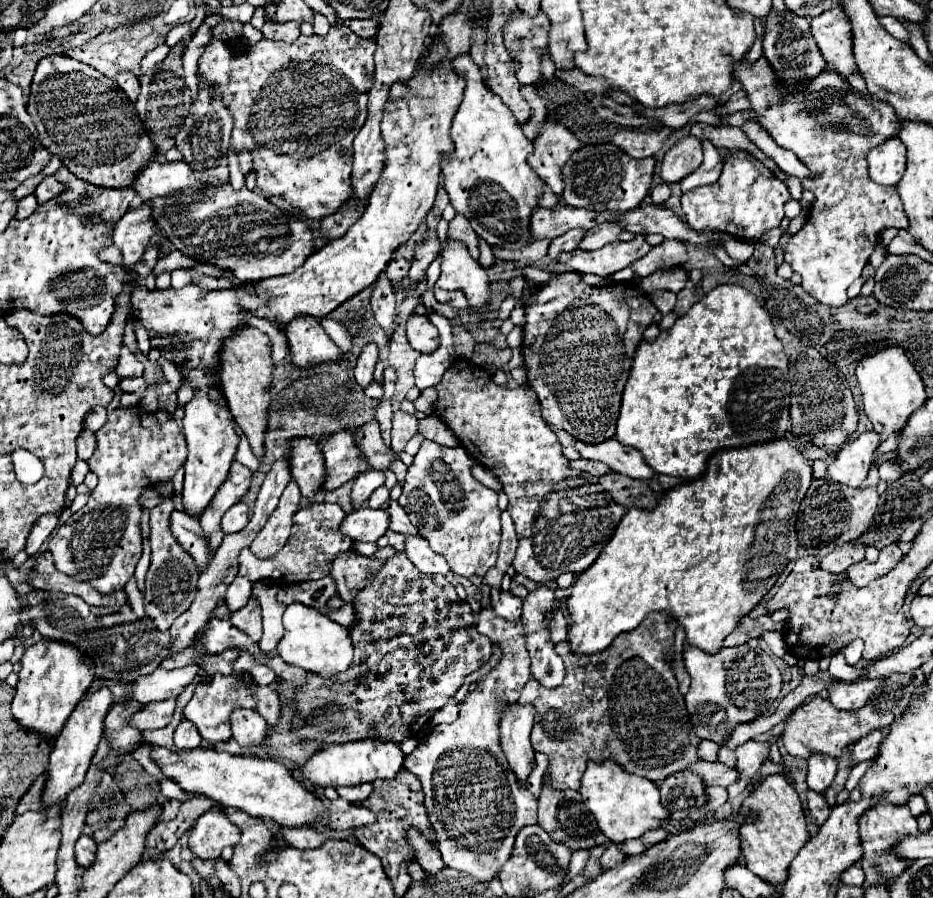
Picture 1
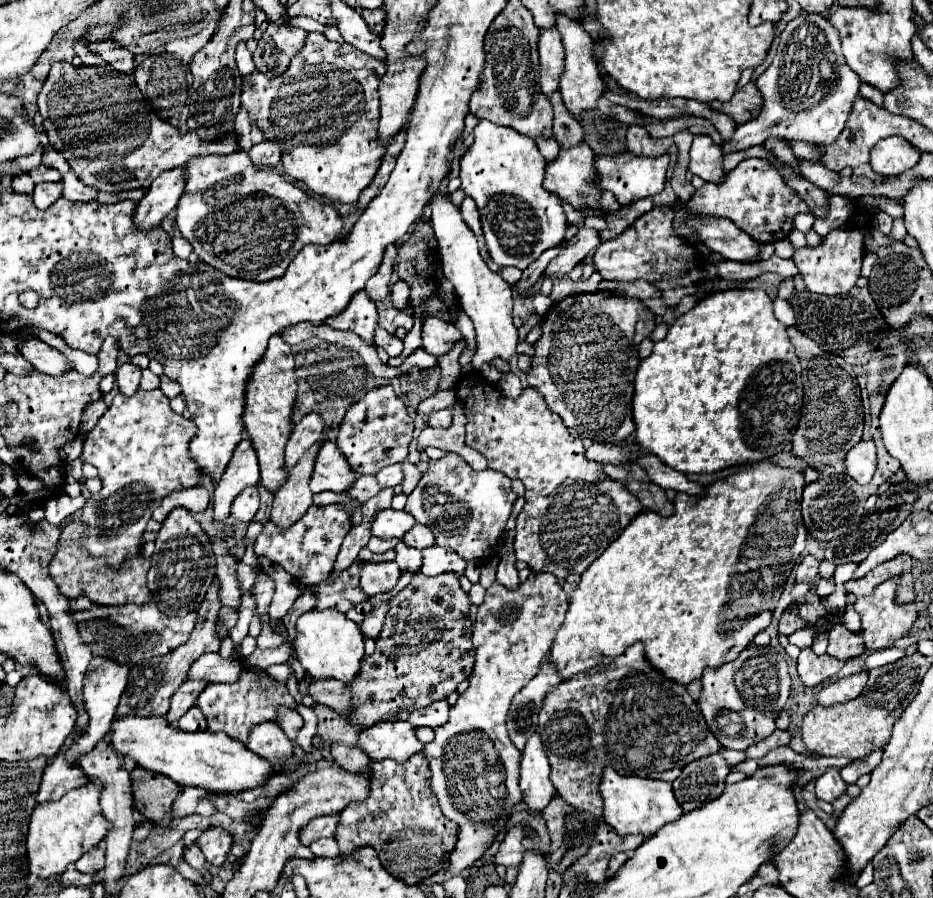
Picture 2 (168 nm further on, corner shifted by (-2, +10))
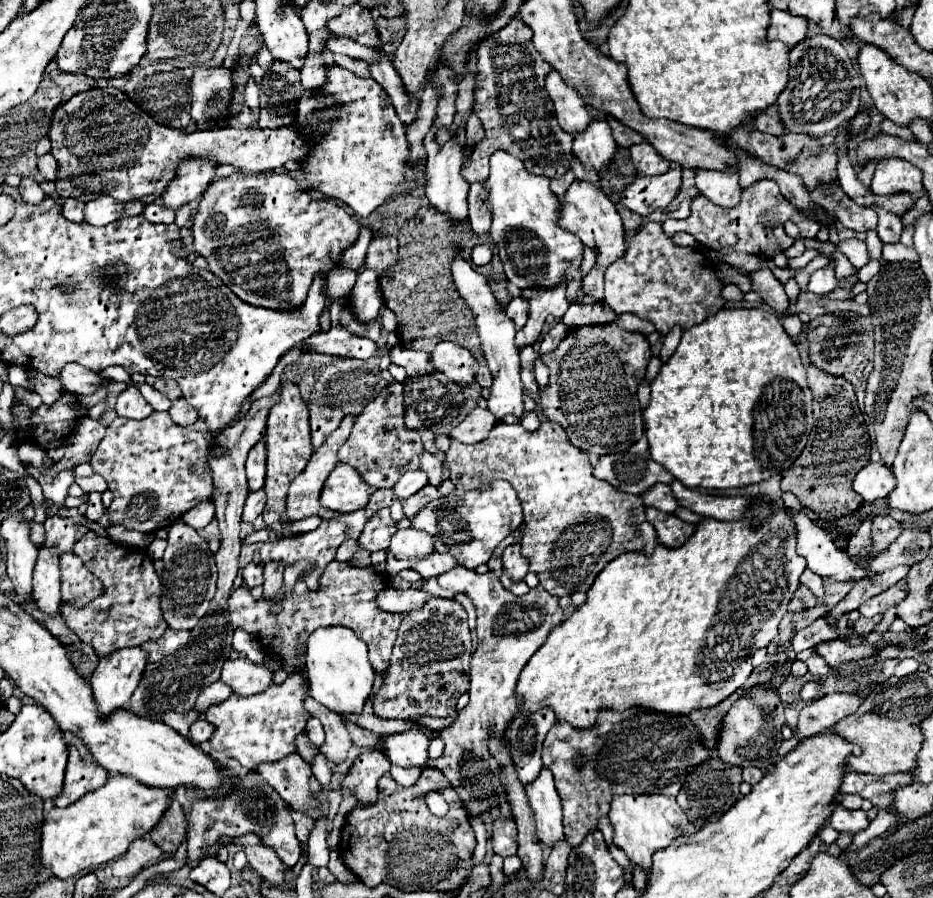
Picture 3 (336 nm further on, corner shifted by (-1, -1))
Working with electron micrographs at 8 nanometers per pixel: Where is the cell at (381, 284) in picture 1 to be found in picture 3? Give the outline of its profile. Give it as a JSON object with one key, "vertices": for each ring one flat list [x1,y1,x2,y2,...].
{"vertices":[[377,236,369,244,367,268,375,268,375,272,383,274,383,270,391,268,397,262,397,238,393,236]]}

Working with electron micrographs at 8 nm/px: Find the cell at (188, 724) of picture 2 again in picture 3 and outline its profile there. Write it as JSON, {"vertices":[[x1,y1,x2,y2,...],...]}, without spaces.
{"vertices":[[199,718,199,720,191,726,191,736,189,736,189,738,191,738,195,744,201,744,201,742,207,742,207,740,211,738,211,734,213,734,211,724,207,724,205,718]]}

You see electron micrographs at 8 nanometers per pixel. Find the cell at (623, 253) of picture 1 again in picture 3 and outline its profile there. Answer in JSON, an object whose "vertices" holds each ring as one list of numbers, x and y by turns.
{"vertices":[[649,222,645,224,631,240,627,254,613,262,607,272,605,272,605,304,615,312,615,314,625,314,631,312,643,320,649,320,655,324,659,334,667,334,673,326,681,326,683,330,703,322,707,316,717,314,725,306,725,298,721,296,721,290,725,284,717,278,717,266,707,268,707,256,695,248,685,248,677,246,671,236,667,236,661,228,661,224]]}

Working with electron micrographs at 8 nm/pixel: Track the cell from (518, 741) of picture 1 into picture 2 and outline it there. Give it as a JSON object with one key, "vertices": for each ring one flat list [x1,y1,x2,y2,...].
{"vertices":[[532,733,520,757,520,789,524,793,524,803,532,811,542,811,552,799,552,793,556,791,548,779,548,773,550,765,540,735]]}

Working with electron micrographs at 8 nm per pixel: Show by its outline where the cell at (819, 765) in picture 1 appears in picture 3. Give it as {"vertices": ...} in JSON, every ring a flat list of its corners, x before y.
{"vertices":[[841,804,835,806,835,812,831,814,829,826,833,826,837,832,847,832,847,834,857,834,869,826,869,818,863,810,853,810,847,812]]}

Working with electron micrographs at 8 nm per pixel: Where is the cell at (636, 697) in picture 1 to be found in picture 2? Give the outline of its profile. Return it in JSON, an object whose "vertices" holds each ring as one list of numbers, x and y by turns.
{"vertices":[[634,643,630,645,620,657,616,657,616,667,612,667,612,671,604,669,602,673,596,673,596,669,592,671,586,671,586,673,578,673,578,693,548,693,542,701,542,707,540,707,540,723,538,723,538,733,542,737,542,743,544,743,544,751,550,759,550,767,552,767,552,773,550,773,550,781,552,785,556,787,556,791,564,797,564,801,568,801,572,807,576,809,584,809,584,811,590,811,594,817,602,817,602,797,598,793,598,783,600,783,600,773,604,767,614,767,616,773,620,775,640,775,640,777,652,777,652,779,662,779,662,781,674,781,682,767,688,765,690,761,696,761,696,759,702,759,702,757,708,757,712,753,718,753,720,751,720,743,716,741,716,737,710,733,696,701,688,695,686,687,668,679,664,673,660,673,656,667,650,665,650,661,644,657,644,643]]}

